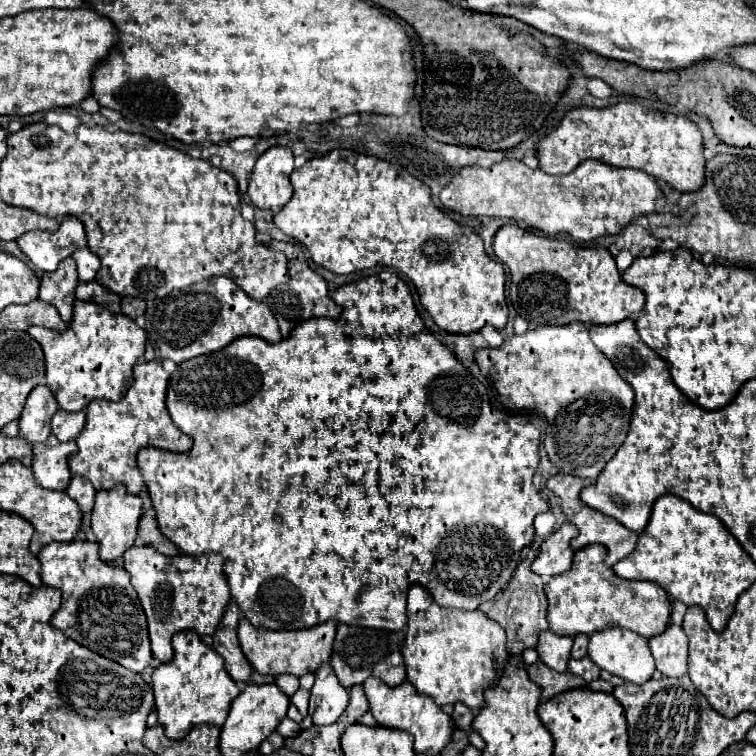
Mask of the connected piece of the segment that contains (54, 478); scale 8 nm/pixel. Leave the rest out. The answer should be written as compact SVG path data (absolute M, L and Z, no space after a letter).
M50 435L44 443L32 445L32 471L36 481L54 491L66 491L72 473L68 469L68 455L76 453L78 445L74 441L62 443Z

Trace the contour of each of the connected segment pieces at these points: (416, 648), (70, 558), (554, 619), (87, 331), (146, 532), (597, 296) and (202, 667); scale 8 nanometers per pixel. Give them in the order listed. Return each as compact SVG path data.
M422 585L408 589L408 629L402 647L408 681L420 695L430 695L440 707L448 703L464 703L472 711L484 707L484 689L494 683L494 657L504 663L506 633L504 629L476 611L444 609L434 603Z
M78 539L50 543L38 553L38 559L42 565L42 583L62 591L62 605L52 615L52 627L130 671L142 673L152 665L148 623L138 595L130 585L130 575L122 567L104 563L98 557L98 543Z
M586 545L574 553L570 571L550 579L545 588L548 600L546 619L556 635L592 635L606 627L624 627L646 639L660 635L670 619L670 597L652 581L628 581L614 575L604 563L604 545Z
M76 299L74 303L74 319L66 331L54 331L34 325L28 329L28 333L42 345L46 357L46 385L52 389L60 409L64 411L84 411L94 399L120 401L132 385L132 367L144 357L146 347L146 331L138 327L134 319L126 317L124 313L110 313L98 303L80 299Z
M148 509L148 511L142 513L140 525L138 525L138 535L144 539L146 545L156 547L156 551L160 551L160 553L164 553L164 555L168 555L168 557L180 555L180 549L160 533L158 523L156 523L156 513L154 513L154 509Z
M506 223L494 235L494 253L510 271L510 303L520 317L528 319L530 329L568 325L572 321L612 325L632 313L640 313L644 307L644 293L622 281L614 257L600 245L578 247L568 241L564 243L564 239L540 237L520 225Z
M180 631L172 639L174 659L162 663L152 673L152 689L156 697L158 723L166 729L166 737L182 739L194 725L212 723L222 727L232 701L238 697L240 687L226 673L222 657L212 647L202 643L196 631Z

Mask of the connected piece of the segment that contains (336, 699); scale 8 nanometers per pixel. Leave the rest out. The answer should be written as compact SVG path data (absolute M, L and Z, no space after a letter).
M324 663L316 671L316 683L310 691L310 717L314 725L332 725L348 705L348 691L336 679L332 665Z

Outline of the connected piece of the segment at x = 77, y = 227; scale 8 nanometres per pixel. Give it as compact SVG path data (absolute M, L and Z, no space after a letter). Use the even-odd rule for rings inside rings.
M68 215L62 219L58 231L28 231L16 243L40 271L56 271L62 259L70 257L76 249L86 247L86 233L82 221Z

